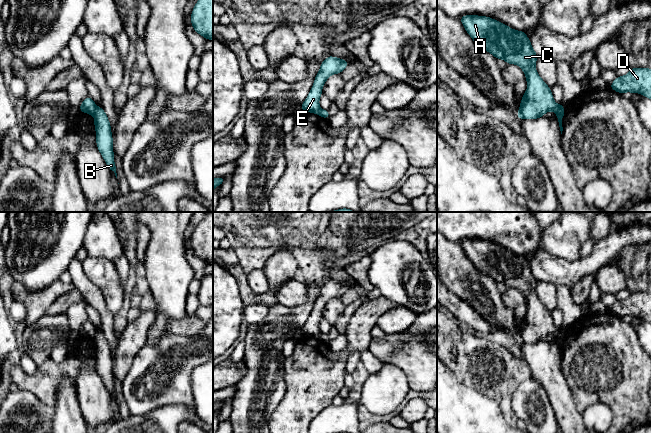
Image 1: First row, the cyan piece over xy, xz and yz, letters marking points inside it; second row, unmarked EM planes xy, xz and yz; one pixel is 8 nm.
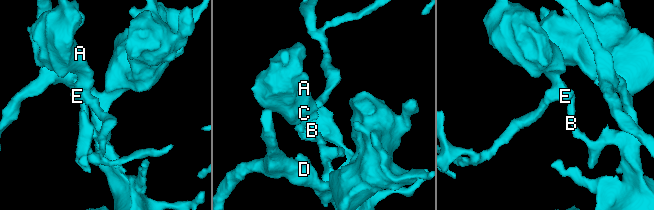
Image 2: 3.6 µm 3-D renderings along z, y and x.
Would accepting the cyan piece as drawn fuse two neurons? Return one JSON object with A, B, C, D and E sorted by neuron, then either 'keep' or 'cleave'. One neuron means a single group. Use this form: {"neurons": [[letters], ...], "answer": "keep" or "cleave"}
{"neurons": [["A", "C", "E"], ["B", "D"]], "answer": "cleave"}

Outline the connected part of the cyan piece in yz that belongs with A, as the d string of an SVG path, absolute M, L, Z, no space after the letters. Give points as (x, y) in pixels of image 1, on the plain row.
M464 239L459 244L478 271L491 277L496 283L503 283L507 288L518 289L524 296L527 304L527 314L521 323L519 335L516 338L520 344L541 342L551 334L556 339L559 337L563 329L562 327L555 327L551 312L538 299L535 291L538 280L536 275L531 271L530 262L527 261L525 255L514 254L506 248L488 240Z

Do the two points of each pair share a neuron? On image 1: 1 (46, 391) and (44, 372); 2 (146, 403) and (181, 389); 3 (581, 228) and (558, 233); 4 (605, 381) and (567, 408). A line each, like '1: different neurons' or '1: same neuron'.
1: same neuron
2: same neuron
3: same neuron
4: different neurons

